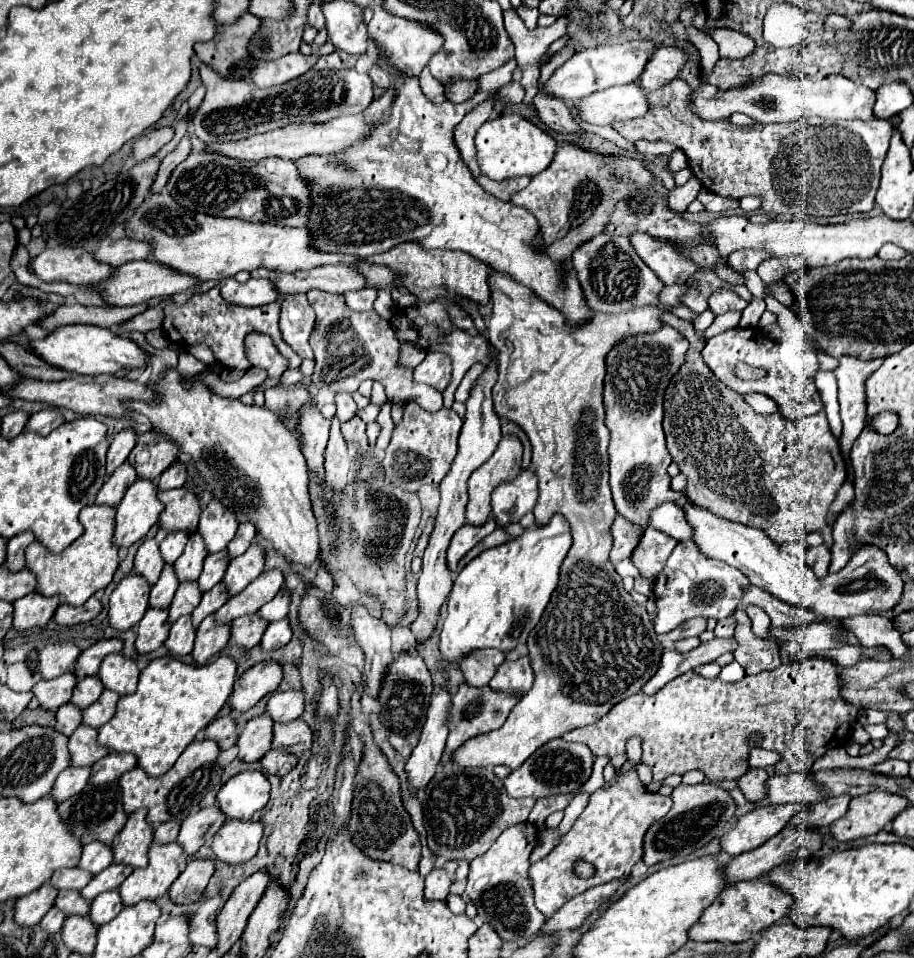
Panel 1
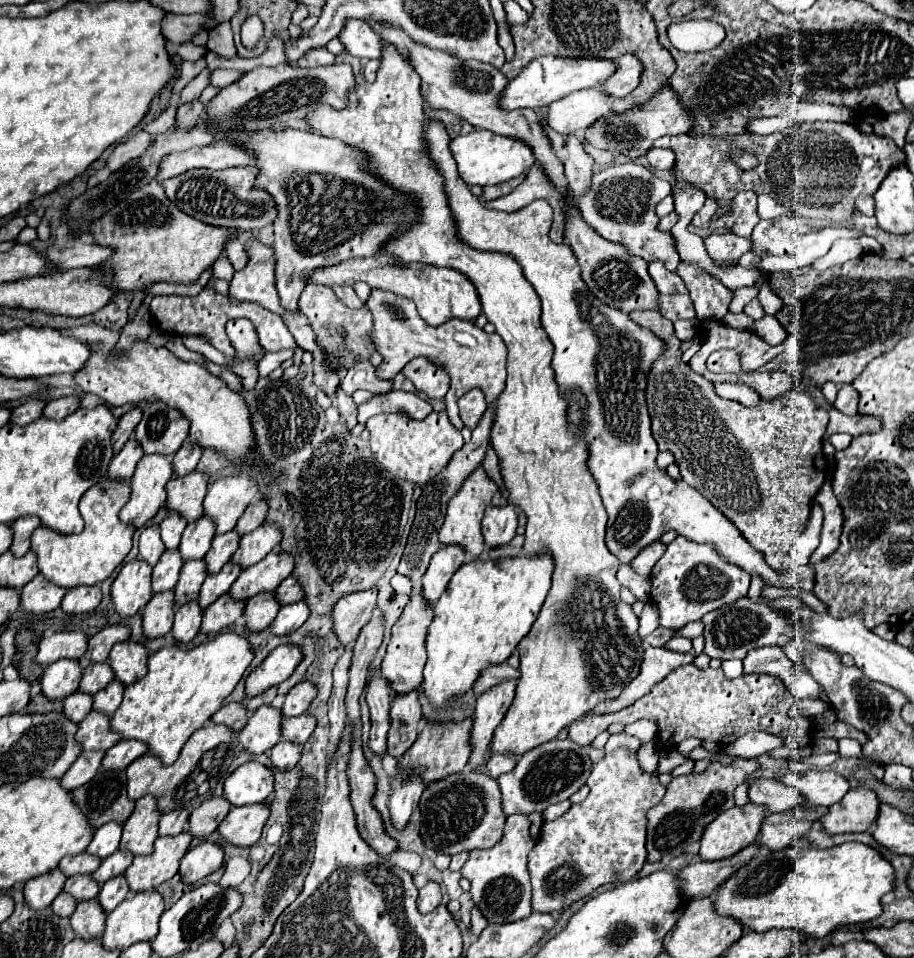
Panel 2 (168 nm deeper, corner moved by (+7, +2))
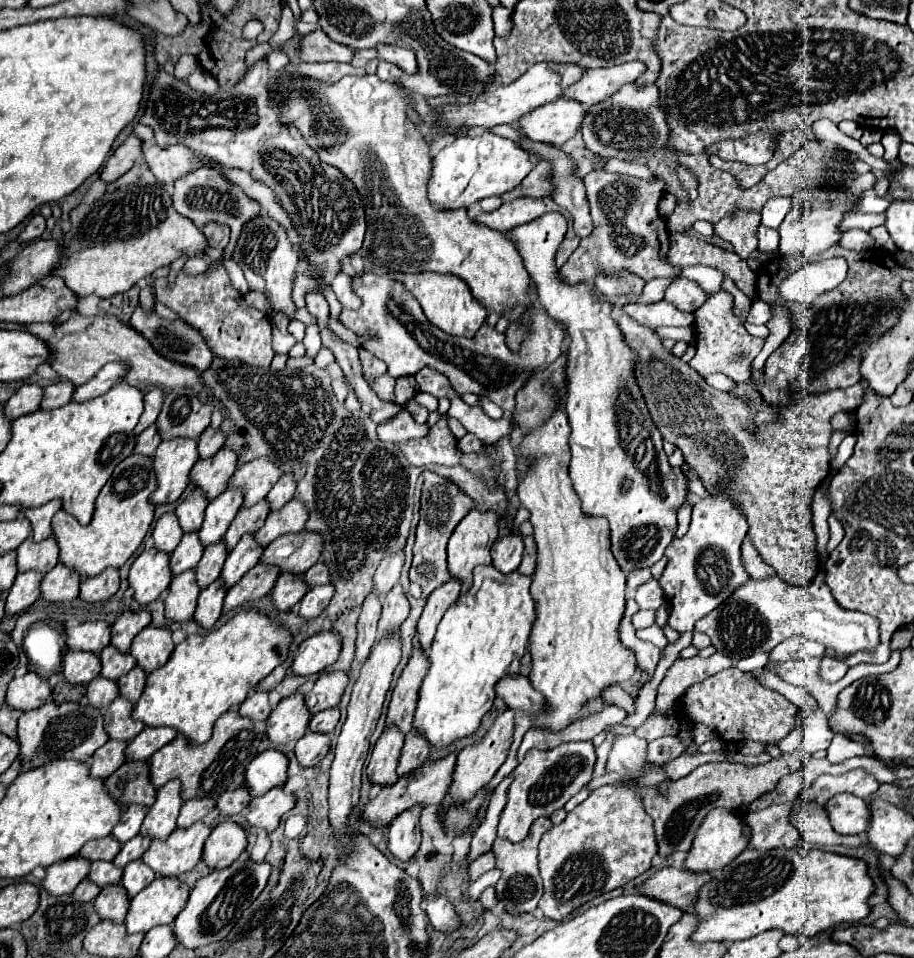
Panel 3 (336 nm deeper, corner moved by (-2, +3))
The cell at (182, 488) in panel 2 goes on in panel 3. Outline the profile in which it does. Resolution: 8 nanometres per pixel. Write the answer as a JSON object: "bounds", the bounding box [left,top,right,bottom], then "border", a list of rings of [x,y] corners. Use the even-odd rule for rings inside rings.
{"bounds":[191,447,239,501],"border":[[[223,447],[209,459],[199,459],[191,471],[191,483],[201,487],[209,501],[227,489],[231,475],[237,471],[239,457],[229,447]]]}

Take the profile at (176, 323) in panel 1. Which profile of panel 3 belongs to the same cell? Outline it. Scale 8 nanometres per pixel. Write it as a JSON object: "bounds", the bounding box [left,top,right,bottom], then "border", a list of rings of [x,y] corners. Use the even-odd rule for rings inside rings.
{"bounds":[155,265,275,369],"border":[[[215,265],[215,269],[201,275],[187,275],[179,271],[171,287],[167,285],[165,279],[163,281],[157,279],[155,295],[161,303],[173,309],[181,319],[197,327],[215,355],[227,357],[227,359],[239,359],[243,363],[269,369],[275,357],[275,351],[271,345],[269,317],[257,311],[255,307],[249,307],[243,301],[243,295],[237,289],[233,289],[223,265]]]}

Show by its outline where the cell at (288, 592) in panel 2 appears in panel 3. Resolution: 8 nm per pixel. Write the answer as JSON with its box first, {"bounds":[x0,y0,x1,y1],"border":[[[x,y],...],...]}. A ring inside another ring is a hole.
{"bounds":[303,561,329,587],"border":[[[319,561],[303,575],[303,579],[309,583],[309,587],[325,585],[325,583],[329,583],[329,569],[327,569],[327,565],[323,561]]]}

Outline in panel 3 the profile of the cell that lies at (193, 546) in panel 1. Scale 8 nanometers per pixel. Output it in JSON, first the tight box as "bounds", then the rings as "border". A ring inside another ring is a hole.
{"bounds":[199,489,243,545],"border":[[[227,489],[223,495],[215,497],[207,505],[205,519],[199,529],[199,537],[201,537],[203,545],[215,543],[227,533],[227,529],[229,529],[231,521],[235,519],[237,511],[241,509],[241,505],[243,505],[243,491],[241,489]]]}

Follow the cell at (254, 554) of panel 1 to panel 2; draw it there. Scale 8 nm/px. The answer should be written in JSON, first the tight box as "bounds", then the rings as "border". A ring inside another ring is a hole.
{"bounds":[230,524,280,570],"border":[[[262,524],[258,530],[246,534],[246,538],[240,540],[240,546],[230,558],[230,562],[246,570],[248,566],[258,564],[270,550],[274,550],[278,542],[280,542],[278,528],[274,524]]]}

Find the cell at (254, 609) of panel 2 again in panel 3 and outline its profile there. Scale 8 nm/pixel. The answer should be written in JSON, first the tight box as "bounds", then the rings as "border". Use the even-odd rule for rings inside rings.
{"bounds":[271,573,309,611],"border":[[[281,573],[271,595],[279,611],[289,611],[299,603],[305,593],[309,591],[309,585],[303,581],[303,575],[293,575],[293,573]]]}

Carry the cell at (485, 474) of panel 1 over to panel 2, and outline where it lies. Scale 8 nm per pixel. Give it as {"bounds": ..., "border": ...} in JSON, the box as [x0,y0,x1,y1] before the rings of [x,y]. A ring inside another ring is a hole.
{"bounds":[440,466,506,558],"border":[[[478,466],[460,486],[458,494],[454,494],[448,502],[448,512],[446,520],[440,530],[440,542],[442,544],[458,544],[464,546],[474,558],[478,558],[484,552],[484,538],[482,538],[482,518],[484,518],[484,508],[494,502],[494,504],[506,504],[506,492],[496,486],[496,482],[486,474],[482,466]]]}

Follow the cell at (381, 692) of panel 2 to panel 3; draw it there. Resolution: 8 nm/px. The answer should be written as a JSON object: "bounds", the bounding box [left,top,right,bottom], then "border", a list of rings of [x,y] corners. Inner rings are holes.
{"bounds":[367,729,403,787],"border":[[[385,729],[379,741],[375,743],[375,749],[371,753],[369,765],[367,765],[367,777],[373,785],[387,787],[395,785],[397,781],[397,763],[403,747],[403,735],[395,733],[395,729]]]}

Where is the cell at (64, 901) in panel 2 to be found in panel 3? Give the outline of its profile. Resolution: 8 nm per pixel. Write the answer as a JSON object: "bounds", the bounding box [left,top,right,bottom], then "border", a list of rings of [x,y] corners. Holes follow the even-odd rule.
{"bounds":[73,879,99,901],"border":[[[83,879],[79,885],[77,885],[77,889],[73,891],[73,897],[77,899],[77,901],[93,901],[97,895],[99,895],[99,887],[95,887],[95,883],[93,881],[89,881],[89,879]]]}

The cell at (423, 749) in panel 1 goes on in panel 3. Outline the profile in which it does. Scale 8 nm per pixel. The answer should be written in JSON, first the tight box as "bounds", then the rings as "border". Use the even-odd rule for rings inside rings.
{"bounds":[389,809,421,861],"border":[[[409,809],[403,817],[397,817],[389,827],[389,851],[399,861],[409,861],[421,843],[421,829],[419,829],[419,813],[421,809]]]}

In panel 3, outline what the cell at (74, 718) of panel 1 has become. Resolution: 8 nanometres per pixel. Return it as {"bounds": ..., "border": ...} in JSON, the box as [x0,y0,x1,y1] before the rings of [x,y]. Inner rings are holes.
{"bounds":[87,677,119,709],"border":[[[95,677],[87,685],[87,699],[91,701],[91,705],[95,705],[99,709],[107,707],[115,697],[119,697],[117,681],[111,681],[111,679],[105,679],[105,677]]]}

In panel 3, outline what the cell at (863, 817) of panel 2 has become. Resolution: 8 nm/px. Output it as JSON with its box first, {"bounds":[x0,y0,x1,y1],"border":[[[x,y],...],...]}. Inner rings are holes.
{"bounds":[825,793,871,835],"border":[[[843,793],[835,795],[825,803],[827,817],[831,821],[831,827],[839,835],[857,835],[867,829],[867,821],[871,815],[867,813],[867,803],[861,797]]]}

